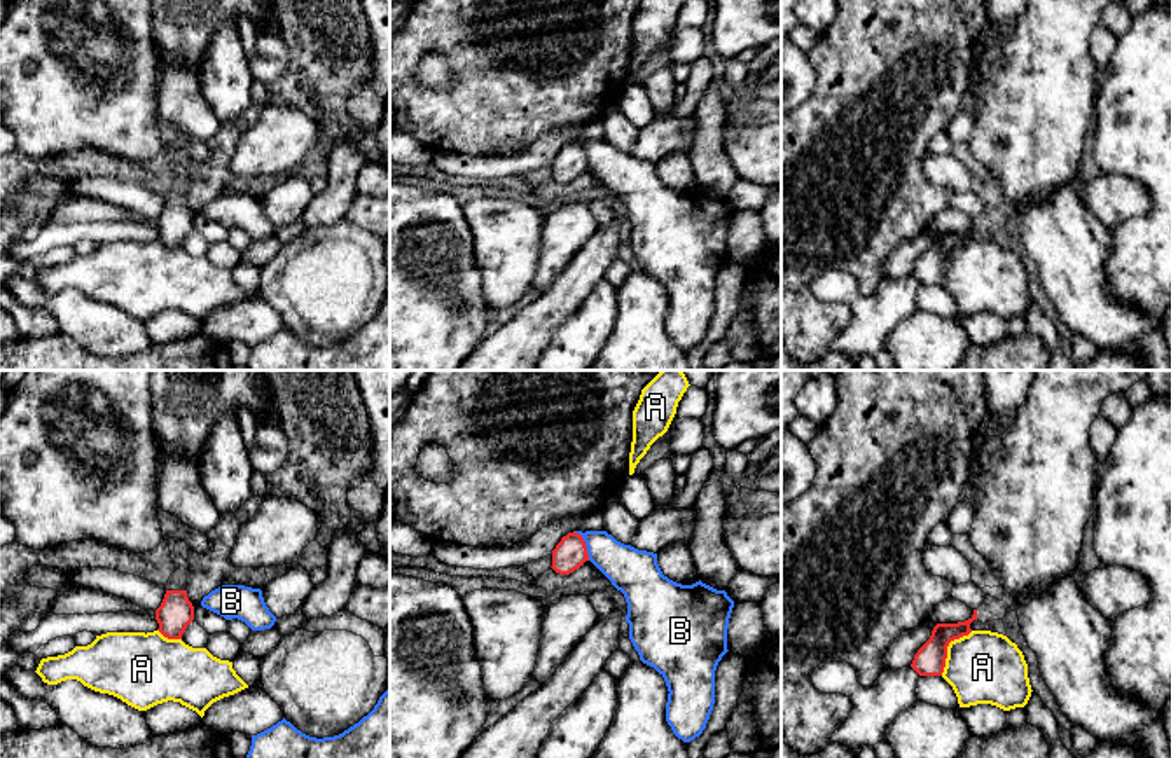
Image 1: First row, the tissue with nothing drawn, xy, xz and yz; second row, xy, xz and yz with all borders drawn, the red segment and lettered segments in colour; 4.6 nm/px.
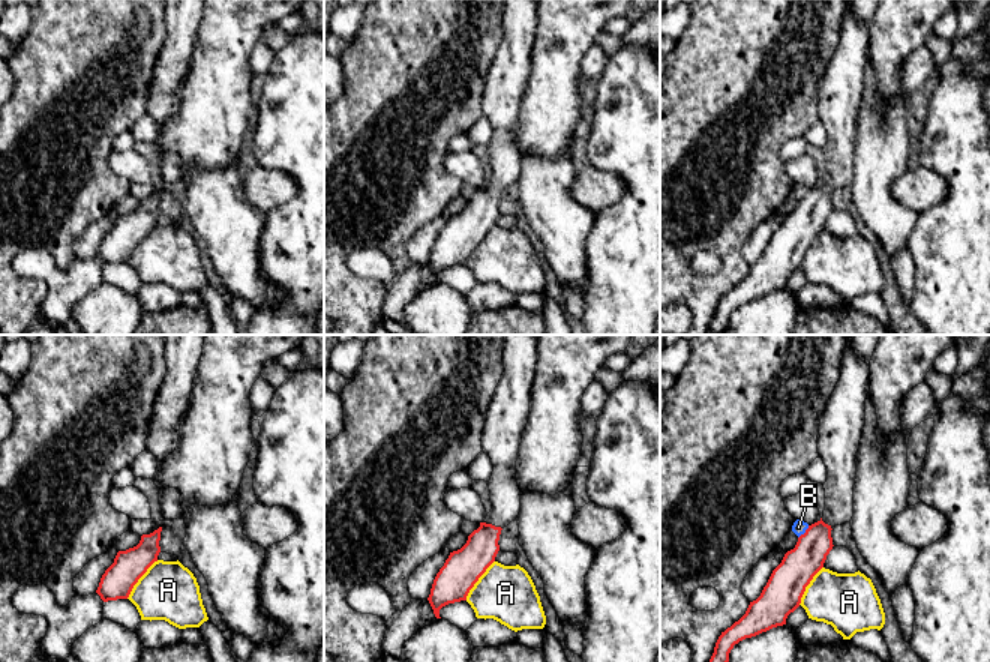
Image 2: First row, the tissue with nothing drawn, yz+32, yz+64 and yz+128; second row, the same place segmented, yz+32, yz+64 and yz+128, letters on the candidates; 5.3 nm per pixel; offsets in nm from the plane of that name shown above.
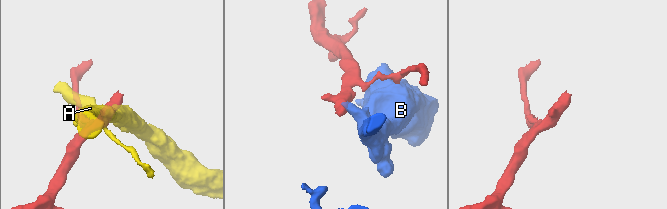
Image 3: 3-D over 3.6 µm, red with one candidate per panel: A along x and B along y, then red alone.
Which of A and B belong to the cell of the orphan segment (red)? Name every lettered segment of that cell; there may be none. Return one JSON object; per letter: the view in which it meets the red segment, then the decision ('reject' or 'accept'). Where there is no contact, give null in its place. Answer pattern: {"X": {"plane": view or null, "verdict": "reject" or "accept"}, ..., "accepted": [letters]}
{"A": {"plane": "yz", "verdict": "reject"}, "B": {"plane": "xz", "verdict": "reject"}, "accepted": []}

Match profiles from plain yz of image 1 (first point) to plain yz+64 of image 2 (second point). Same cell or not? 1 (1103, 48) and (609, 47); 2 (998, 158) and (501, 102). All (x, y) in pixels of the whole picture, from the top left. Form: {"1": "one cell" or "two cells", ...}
{"1": "two cells", "2": "two cells"}

